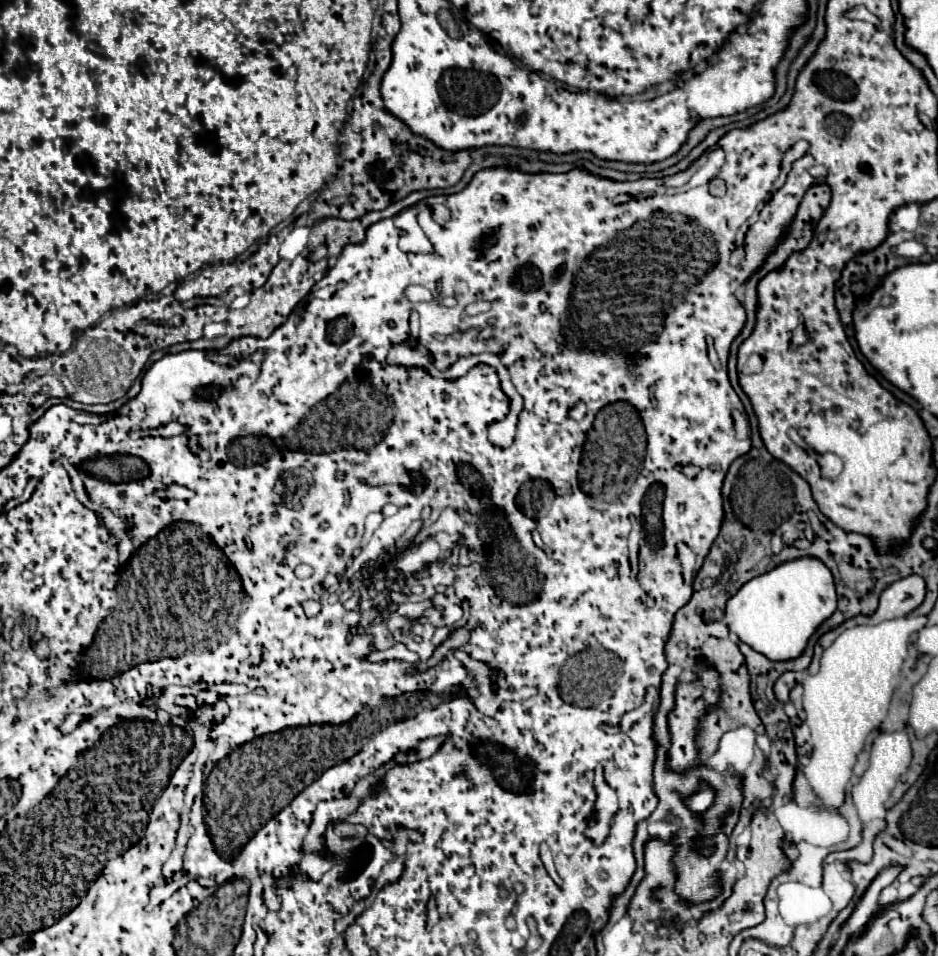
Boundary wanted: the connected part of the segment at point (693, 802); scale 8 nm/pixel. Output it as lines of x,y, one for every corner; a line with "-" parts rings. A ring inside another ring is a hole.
703,791
703,793
695,795
695,797
689,797
689,799
687,799
687,805
689,805
691,811
703,813
703,811
711,805
711,801
713,801
713,793
711,793
711,791

